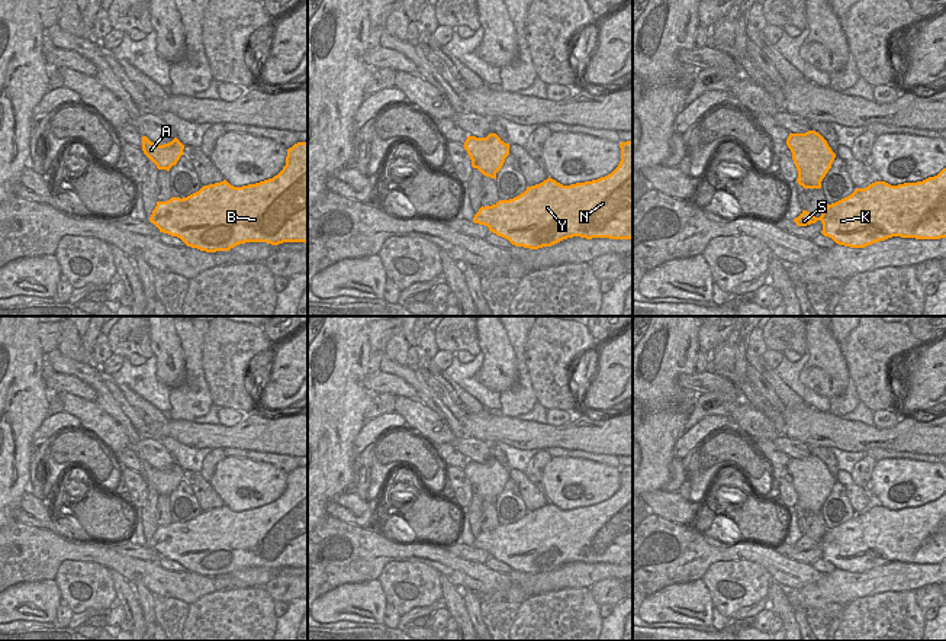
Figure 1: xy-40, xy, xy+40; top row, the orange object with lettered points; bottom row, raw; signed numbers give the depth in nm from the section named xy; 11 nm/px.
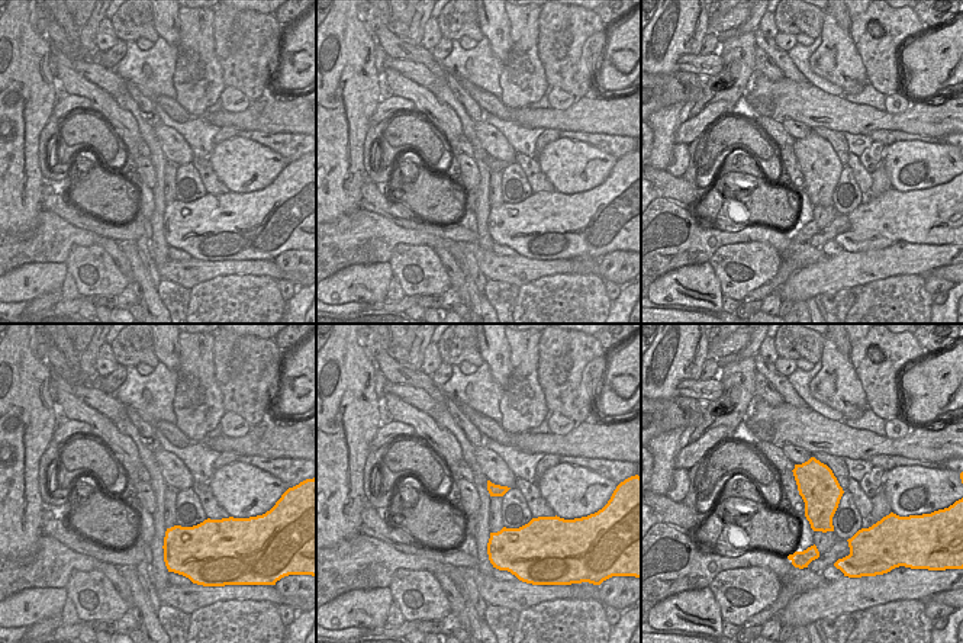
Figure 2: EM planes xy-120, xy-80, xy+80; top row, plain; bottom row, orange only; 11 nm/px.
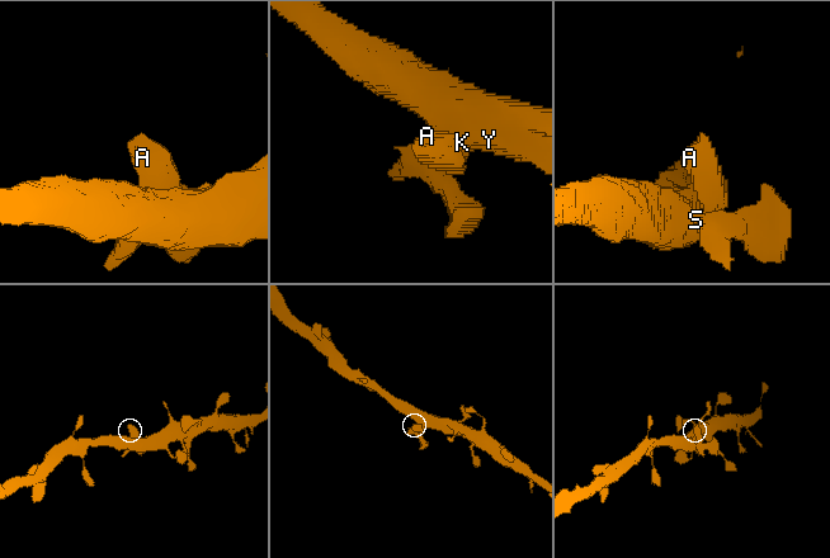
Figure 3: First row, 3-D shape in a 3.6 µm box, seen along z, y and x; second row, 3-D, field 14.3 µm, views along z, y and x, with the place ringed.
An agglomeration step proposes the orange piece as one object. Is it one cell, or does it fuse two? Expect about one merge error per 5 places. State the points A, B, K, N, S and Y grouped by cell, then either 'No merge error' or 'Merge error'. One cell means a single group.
Groups: A B K N S Y. No merge error.

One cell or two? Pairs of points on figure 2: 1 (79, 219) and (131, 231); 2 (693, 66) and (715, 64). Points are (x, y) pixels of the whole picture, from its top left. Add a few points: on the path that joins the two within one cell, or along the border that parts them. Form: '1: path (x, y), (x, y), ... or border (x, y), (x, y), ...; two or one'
1: path (92, 224), (118, 231); one
2: path (699, 64), (709, 64); one

